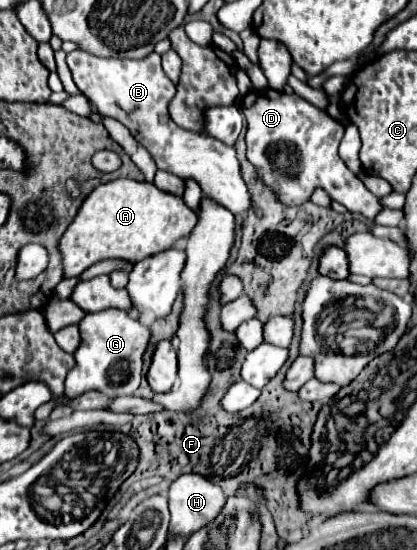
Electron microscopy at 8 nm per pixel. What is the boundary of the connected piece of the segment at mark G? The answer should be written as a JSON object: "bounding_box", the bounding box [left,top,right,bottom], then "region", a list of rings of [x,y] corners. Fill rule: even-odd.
{"bounding_box":[65,308,151,398],"region":[[[107,308],[101,312],[91,312],[79,322],[81,346],[75,350],[77,366],[67,374],[65,394],[75,398],[91,388],[117,398],[133,394],[141,382],[143,354],[147,350],[151,330],[135,320],[127,310]]]}

